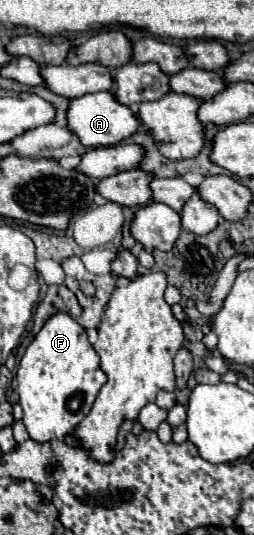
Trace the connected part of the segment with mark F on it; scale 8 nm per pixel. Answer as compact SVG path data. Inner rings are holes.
M66 313L52 315L42 331L28 345L16 373L24 425L32 441L46 443L64 439L90 411L100 387L108 381L100 369L98 353L92 349L86 329Z

